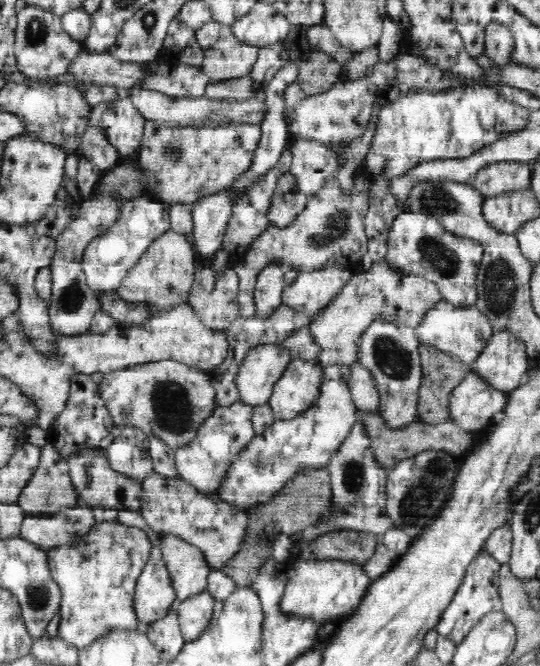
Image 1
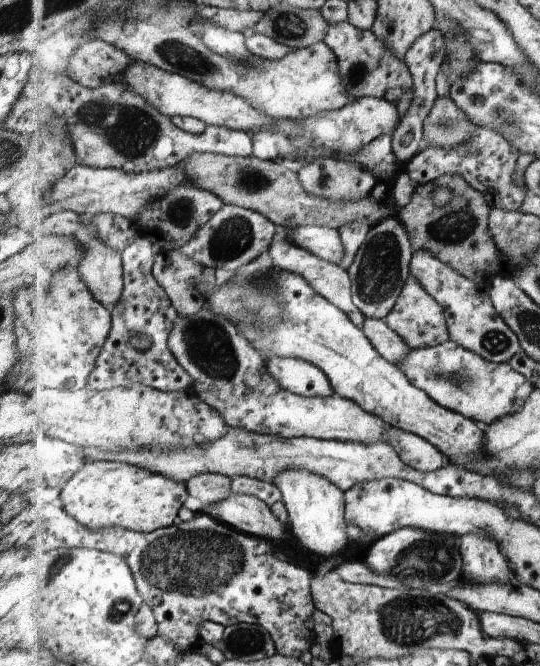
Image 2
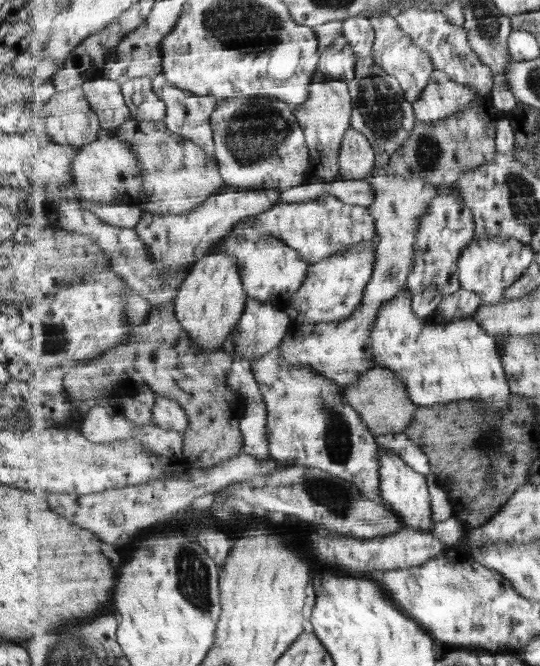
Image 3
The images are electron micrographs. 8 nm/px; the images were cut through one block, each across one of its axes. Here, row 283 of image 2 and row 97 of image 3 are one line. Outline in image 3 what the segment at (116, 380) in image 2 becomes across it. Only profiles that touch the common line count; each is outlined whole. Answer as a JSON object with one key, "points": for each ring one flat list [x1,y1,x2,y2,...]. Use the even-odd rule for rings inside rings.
{"points":[[152,77,129,79,122,84,122,91,132,118,151,122,165,120,167,104,155,94]]}

